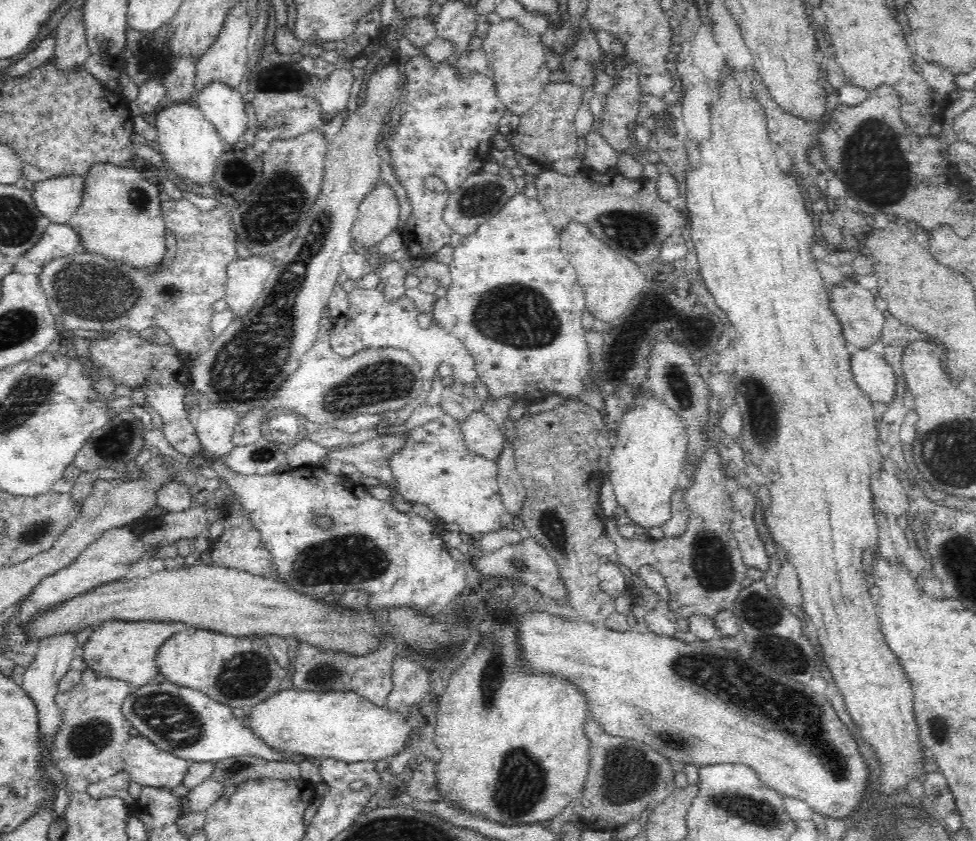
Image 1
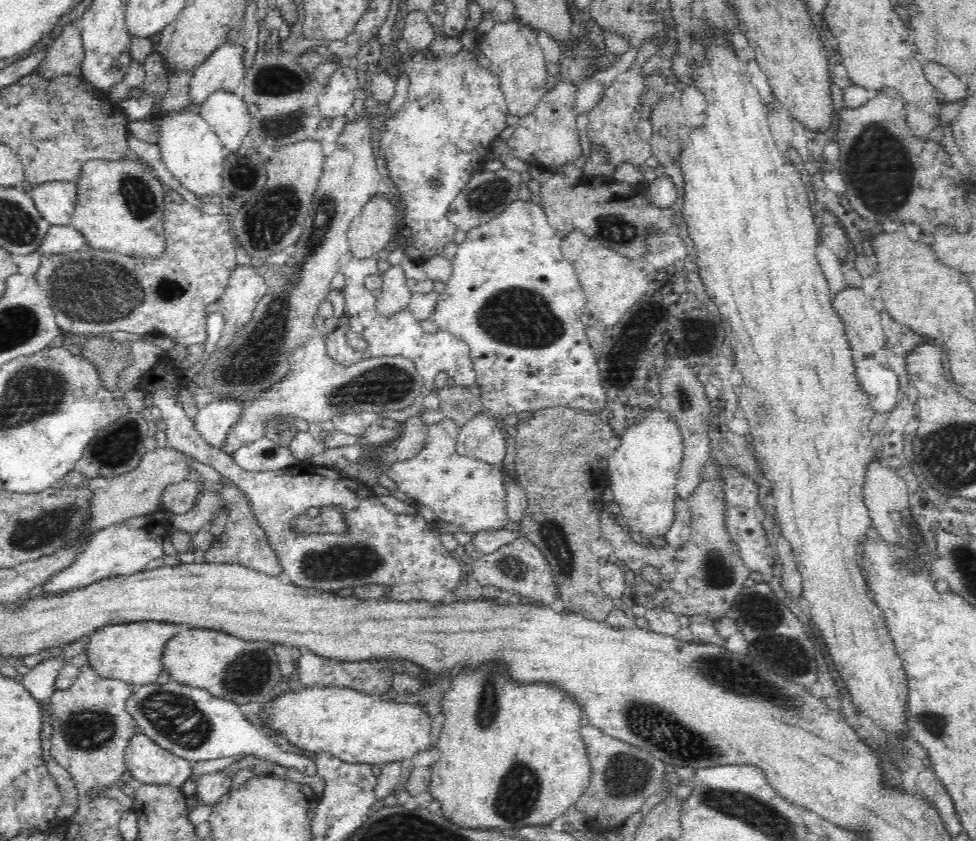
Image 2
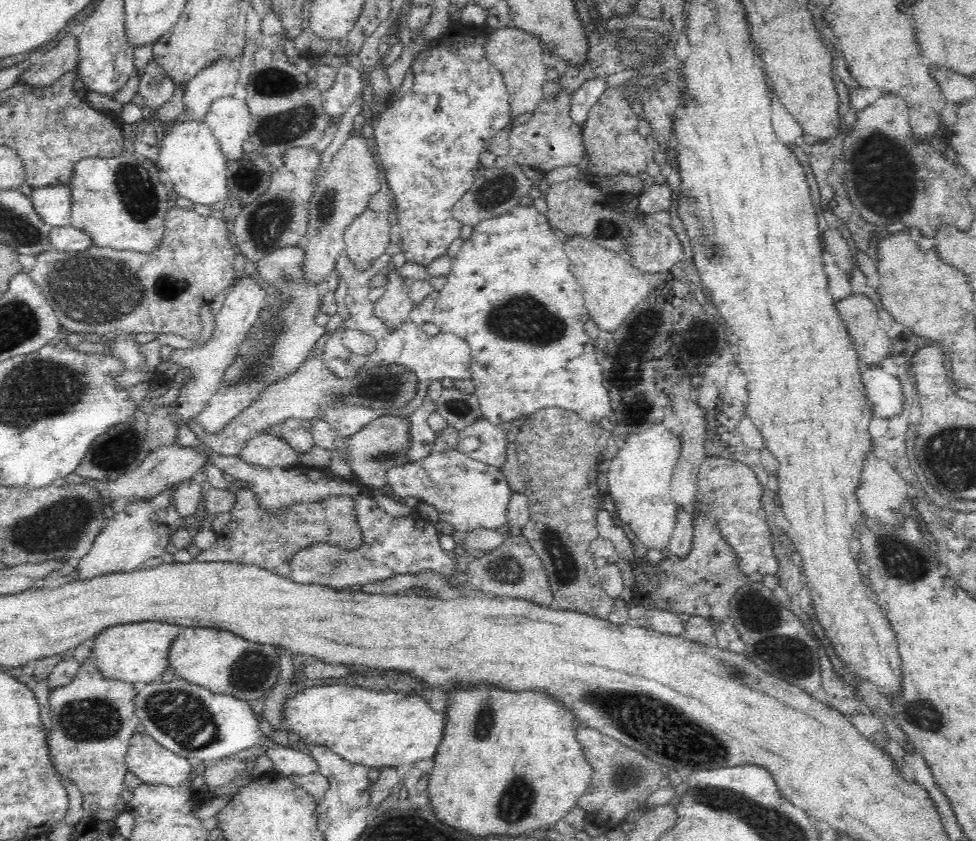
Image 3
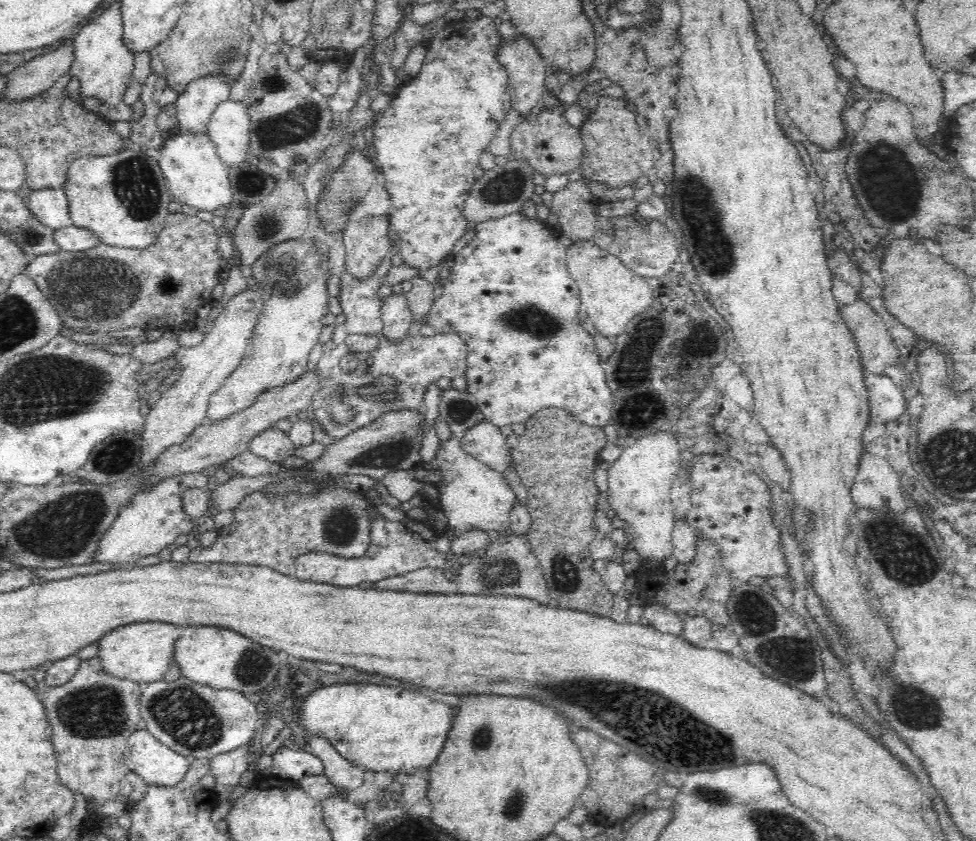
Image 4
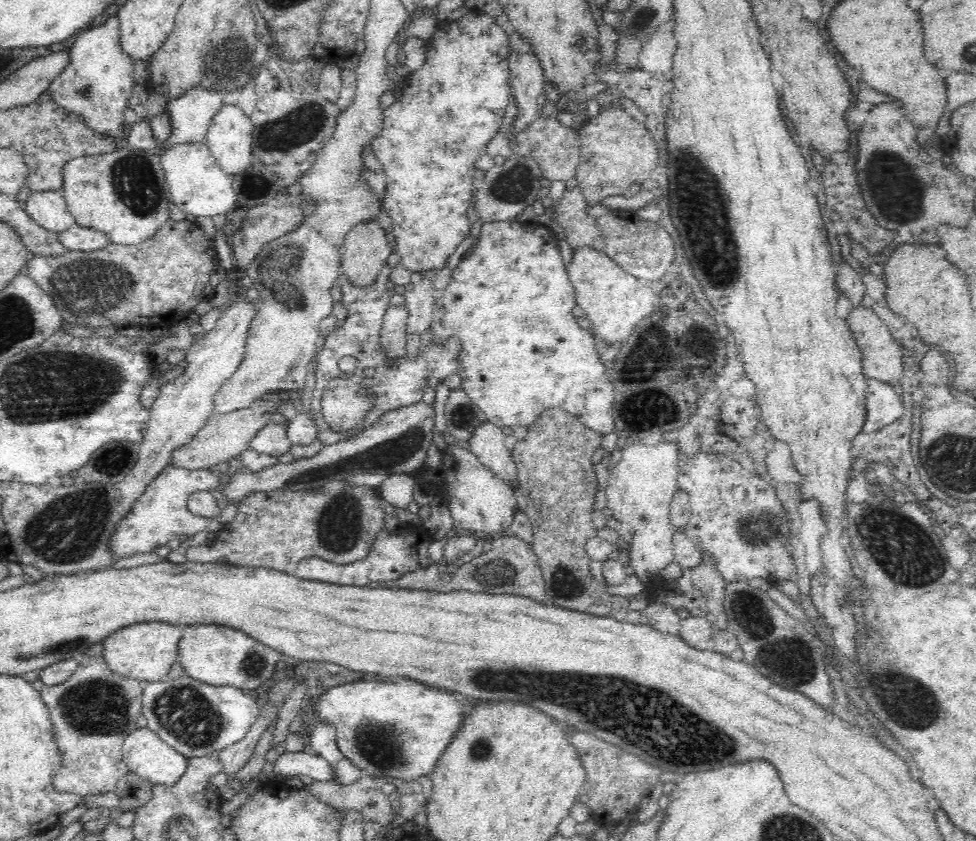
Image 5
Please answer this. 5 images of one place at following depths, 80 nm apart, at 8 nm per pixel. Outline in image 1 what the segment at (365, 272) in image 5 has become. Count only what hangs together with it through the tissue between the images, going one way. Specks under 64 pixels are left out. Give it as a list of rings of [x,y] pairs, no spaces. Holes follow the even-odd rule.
[[[383,180],[360,203],[351,228],[351,239],[364,250],[374,250],[389,234],[399,229],[399,200]]]

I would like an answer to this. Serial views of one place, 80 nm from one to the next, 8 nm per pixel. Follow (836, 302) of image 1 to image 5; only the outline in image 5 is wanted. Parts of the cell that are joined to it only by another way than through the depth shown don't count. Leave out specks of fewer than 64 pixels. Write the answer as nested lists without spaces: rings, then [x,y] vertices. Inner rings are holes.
[[[862,306],[854,307],[850,317],[846,320],[849,330],[853,333],[854,341],[857,343],[862,355],[862,369],[864,377],[878,380],[878,382],[889,384],[899,392],[902,379],[908,375],[902,360],[902,351],[895,339],[891,336],[889,329],[871,309]]]

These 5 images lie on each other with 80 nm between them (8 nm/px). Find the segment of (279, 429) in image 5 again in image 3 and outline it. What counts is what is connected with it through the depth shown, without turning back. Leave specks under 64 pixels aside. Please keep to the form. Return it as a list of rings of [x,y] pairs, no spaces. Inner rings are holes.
[[[273,431],[260,434],[246,444],[240,452],[242,459],[266,467],[297,467],[299,454],[288,440],[274,436]]]

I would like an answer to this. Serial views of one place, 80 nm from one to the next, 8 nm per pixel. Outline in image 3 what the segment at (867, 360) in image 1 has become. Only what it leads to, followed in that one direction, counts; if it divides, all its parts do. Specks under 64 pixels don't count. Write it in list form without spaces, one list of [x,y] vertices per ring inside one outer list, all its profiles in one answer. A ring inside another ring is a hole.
[[[882,368],[862,370],[869,403],[876,418],[894,418],[904,408],[905,396],[899,380]]]

